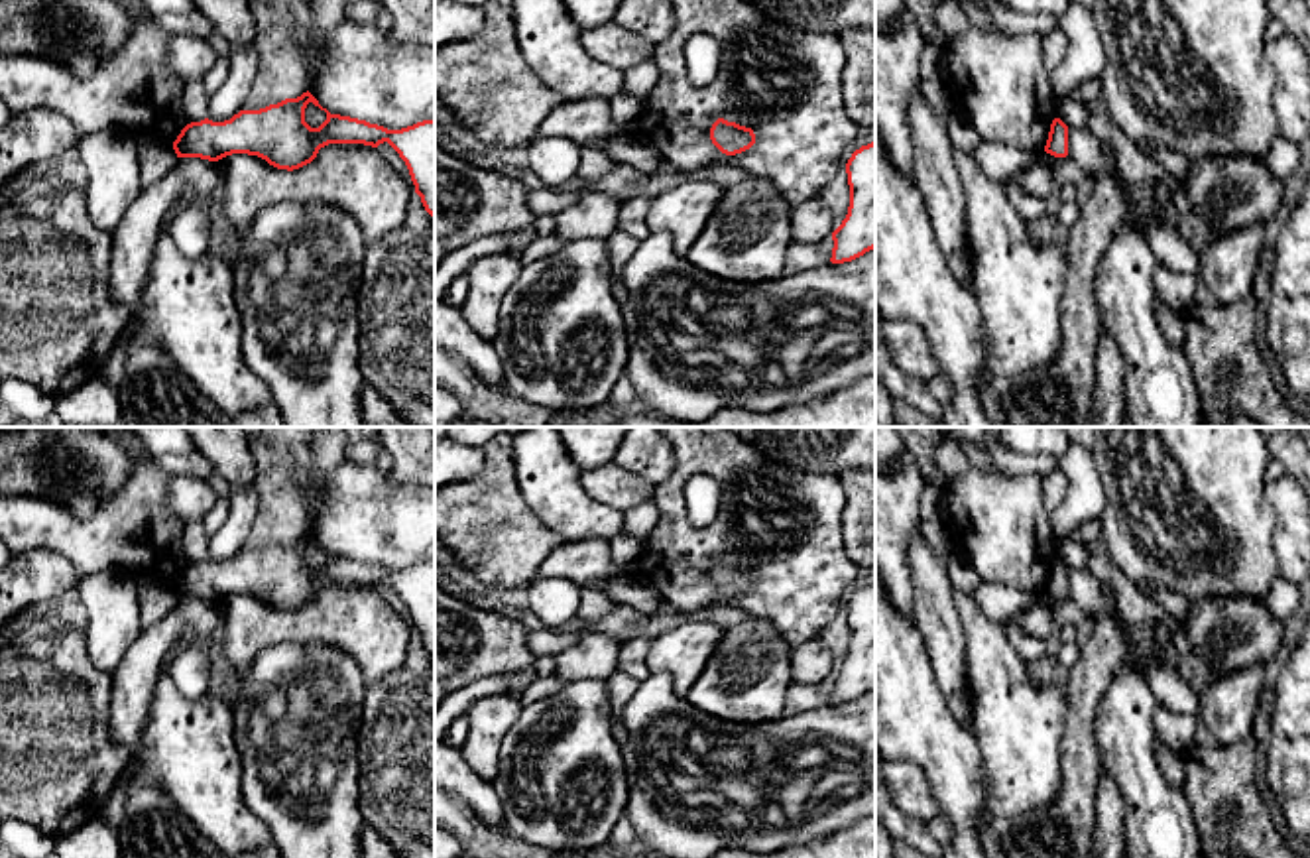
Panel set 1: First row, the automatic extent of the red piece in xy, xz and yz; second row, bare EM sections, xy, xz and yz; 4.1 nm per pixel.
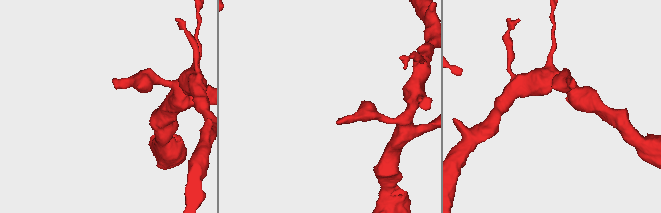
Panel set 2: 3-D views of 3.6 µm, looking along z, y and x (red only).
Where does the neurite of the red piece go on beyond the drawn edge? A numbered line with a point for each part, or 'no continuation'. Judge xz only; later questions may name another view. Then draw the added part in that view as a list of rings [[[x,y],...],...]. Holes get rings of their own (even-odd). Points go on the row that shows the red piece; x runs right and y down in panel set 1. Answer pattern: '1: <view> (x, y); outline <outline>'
no continuation

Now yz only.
no continuation

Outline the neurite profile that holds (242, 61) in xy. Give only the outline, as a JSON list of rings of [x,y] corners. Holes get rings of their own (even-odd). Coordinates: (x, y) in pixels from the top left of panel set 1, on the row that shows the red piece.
[[[238,45],[228,51],[228,77],[222,87],[210,94],[207,118],[212,122],[230,120],[244,106],[260,69],[260,55],[254,45]]]

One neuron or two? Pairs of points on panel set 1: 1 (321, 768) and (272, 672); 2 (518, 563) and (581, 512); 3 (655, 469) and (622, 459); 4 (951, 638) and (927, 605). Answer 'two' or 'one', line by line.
1: one
2: two
3: one
4: one

